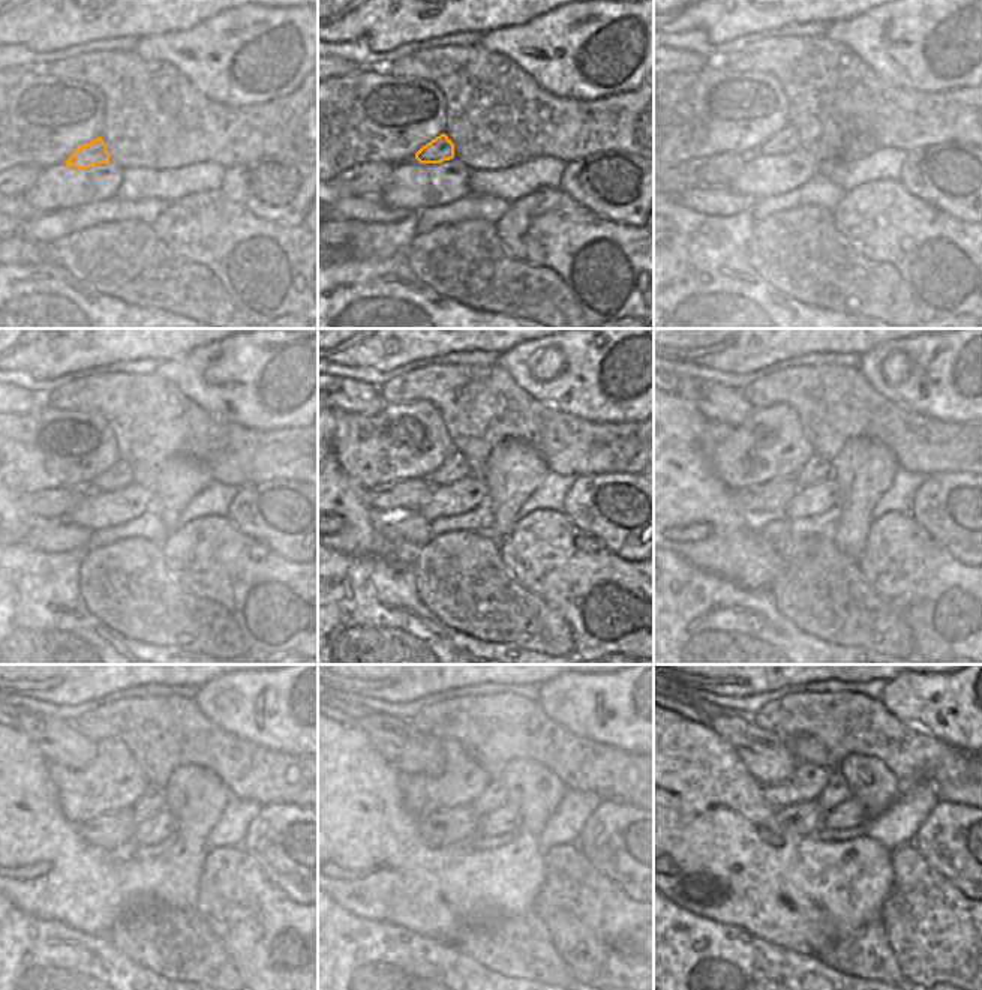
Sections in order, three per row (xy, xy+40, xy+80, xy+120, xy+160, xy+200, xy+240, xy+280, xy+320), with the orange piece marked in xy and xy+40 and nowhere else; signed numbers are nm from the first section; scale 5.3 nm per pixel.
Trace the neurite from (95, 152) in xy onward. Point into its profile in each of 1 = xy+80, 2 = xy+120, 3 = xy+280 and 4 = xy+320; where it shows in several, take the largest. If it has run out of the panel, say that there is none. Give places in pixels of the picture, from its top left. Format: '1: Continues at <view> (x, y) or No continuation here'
1: Continues at xy+80 (786, 141)
2: Continues at xy+120 (120, 474)
3: Continues at xy+280 (495, 795)
4: Continues at xy+320 (835, 792).

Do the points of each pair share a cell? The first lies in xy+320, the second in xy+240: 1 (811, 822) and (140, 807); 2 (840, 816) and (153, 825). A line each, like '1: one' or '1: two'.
1: two
2: one

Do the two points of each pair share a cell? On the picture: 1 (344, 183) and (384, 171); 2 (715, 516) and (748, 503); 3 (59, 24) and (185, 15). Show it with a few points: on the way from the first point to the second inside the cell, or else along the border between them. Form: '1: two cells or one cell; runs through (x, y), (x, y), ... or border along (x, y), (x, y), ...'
1: one cell; runs through (354, 182), (374, 176)
2: two cells; border along (732, 491), (736, 504), (748, 516)
3: one cell; runs through (90, 24), (117, 29), (131, 15), (153, 15)

